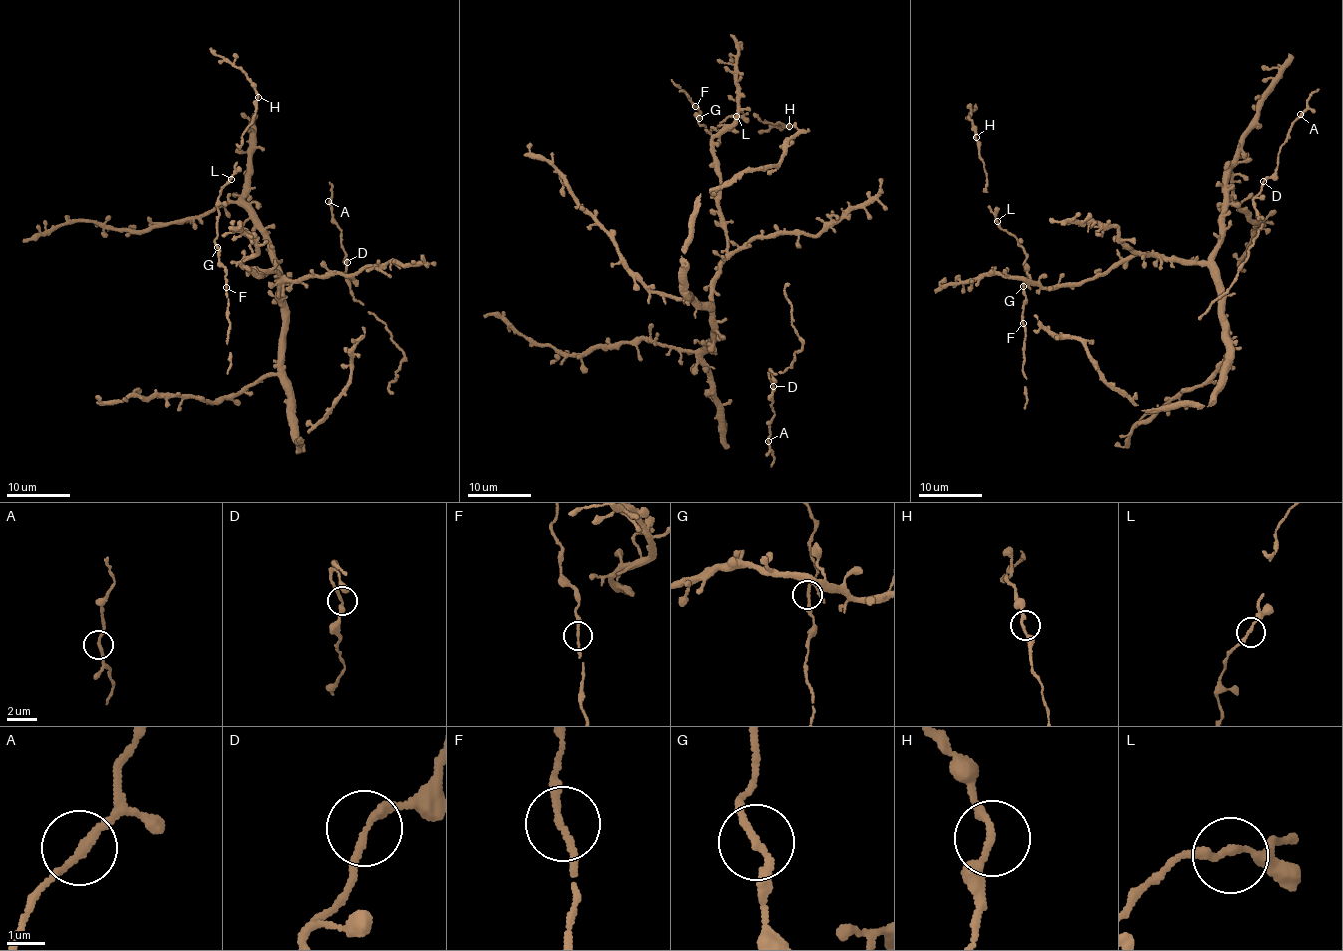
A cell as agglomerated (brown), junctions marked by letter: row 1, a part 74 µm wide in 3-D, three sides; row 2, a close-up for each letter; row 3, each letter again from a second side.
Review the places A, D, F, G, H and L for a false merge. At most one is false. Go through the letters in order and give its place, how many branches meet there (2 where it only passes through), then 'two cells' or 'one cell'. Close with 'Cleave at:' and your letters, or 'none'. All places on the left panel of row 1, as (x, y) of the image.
A: place (328, 201); branches 2; one cell
D: place (347, 262); branches 2; one cell
F: place (226, 287); branches 2; one cell
G: place (217, 247); branches 2; one cell
H: place (258, 97); branches 2; one cell
L: place (231, 179); branches 2; one cell
Cleave at: none

